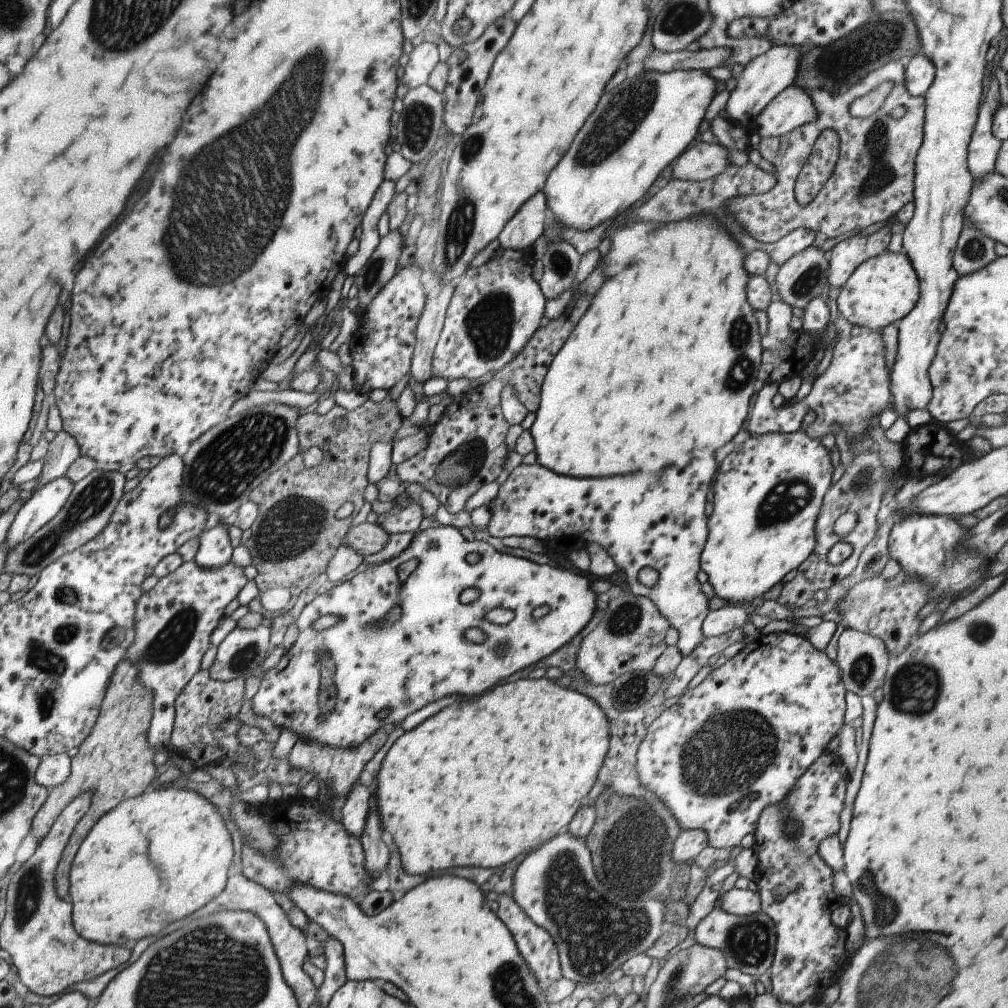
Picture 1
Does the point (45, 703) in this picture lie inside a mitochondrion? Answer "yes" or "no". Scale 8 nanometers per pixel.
yes

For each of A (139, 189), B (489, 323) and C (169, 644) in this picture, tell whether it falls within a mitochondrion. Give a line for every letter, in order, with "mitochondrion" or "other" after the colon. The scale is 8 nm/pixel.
A: other
B: mitochondrion
C: mitochondrion

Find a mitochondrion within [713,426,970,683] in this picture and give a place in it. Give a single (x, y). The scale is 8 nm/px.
(782, 504)

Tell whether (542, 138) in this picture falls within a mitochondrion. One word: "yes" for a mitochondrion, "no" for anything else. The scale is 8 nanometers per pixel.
no

